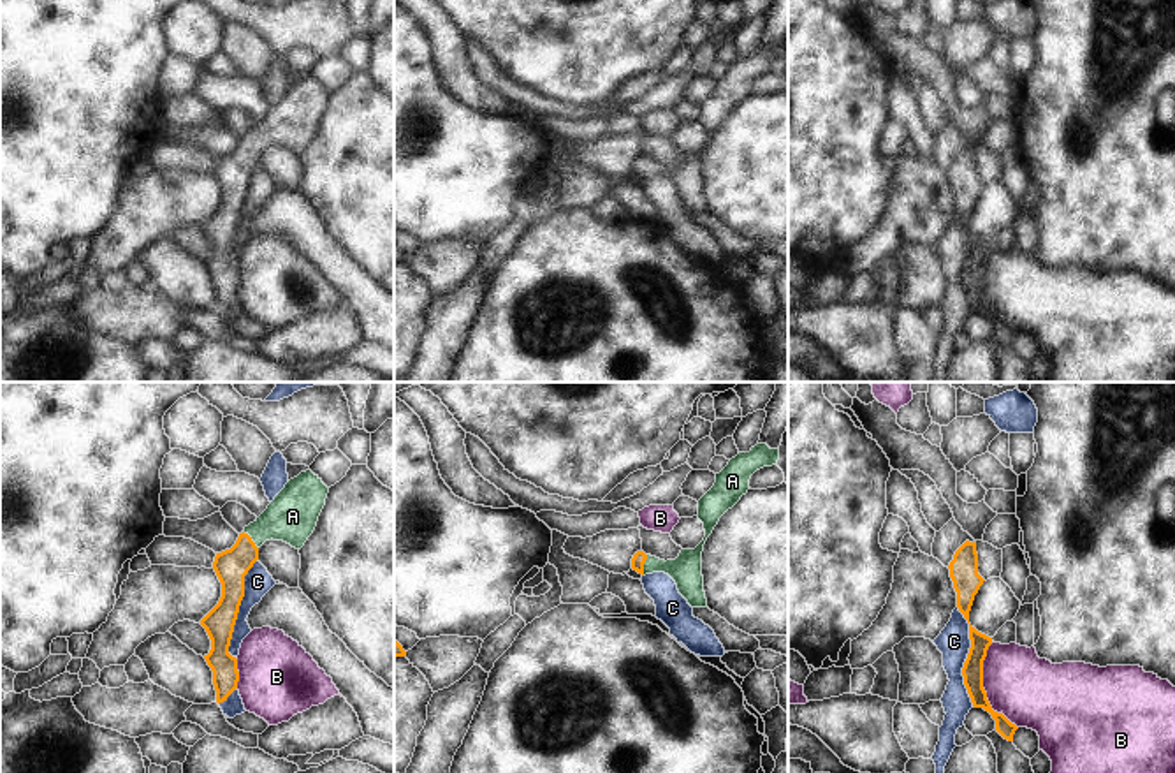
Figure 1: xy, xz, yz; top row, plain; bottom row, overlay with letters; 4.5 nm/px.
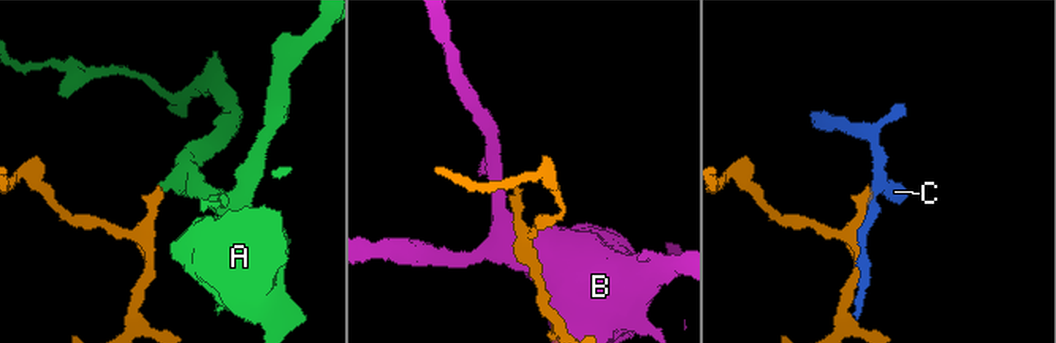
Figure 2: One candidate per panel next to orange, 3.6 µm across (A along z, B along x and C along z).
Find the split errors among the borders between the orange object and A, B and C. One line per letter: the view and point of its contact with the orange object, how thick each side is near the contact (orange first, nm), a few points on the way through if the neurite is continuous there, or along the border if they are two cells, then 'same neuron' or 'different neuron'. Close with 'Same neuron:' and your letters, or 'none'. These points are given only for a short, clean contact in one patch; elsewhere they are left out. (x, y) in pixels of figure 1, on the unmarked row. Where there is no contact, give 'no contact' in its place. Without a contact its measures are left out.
A: contact xz (642, 171); calibres 70 and 140 nm; way xz (639, 164), (642, 171), (686, 175); same neuron
B: contact yz (982, 293); calibres 100 and 320 nm; different neuron
C: contact xy (238, 215); calibres 160 and 120 nm; different neuron
Same neuron: A

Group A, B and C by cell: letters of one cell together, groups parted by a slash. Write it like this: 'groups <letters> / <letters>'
groups A / B / C

